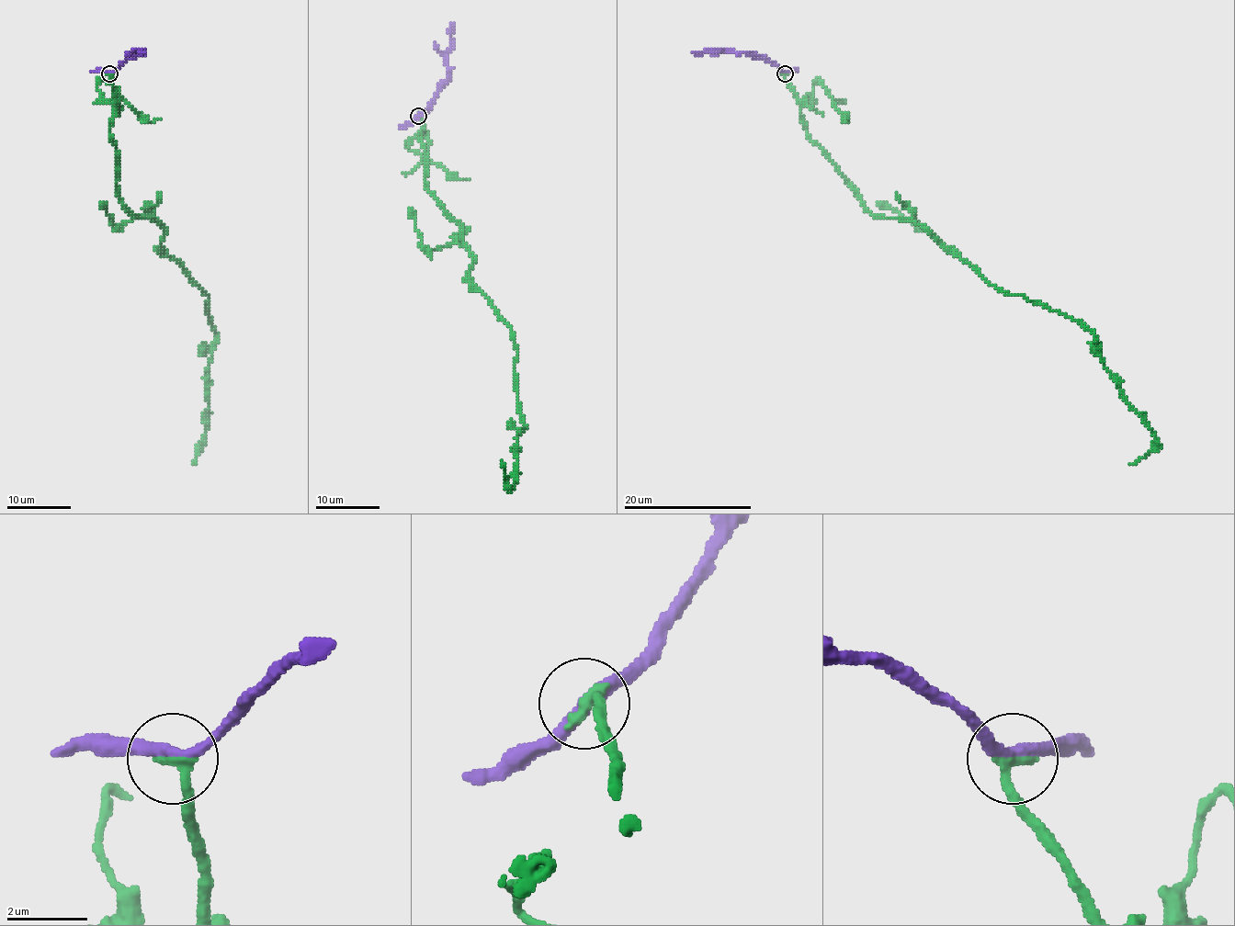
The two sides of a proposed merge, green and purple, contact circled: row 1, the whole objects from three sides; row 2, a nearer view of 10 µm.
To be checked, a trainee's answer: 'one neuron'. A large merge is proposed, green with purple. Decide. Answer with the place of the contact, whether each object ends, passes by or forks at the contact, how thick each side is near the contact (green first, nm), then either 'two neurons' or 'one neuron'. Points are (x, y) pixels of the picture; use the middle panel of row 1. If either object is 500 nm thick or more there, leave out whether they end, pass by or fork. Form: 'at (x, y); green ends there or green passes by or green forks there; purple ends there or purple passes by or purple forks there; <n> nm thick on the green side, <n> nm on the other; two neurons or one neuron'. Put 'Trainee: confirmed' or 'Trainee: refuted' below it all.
at (418, 116); green ends there; purple passes by; 360 nm thick on the green side, 320 nm on the other; one neuron
Trainee: confirmed

